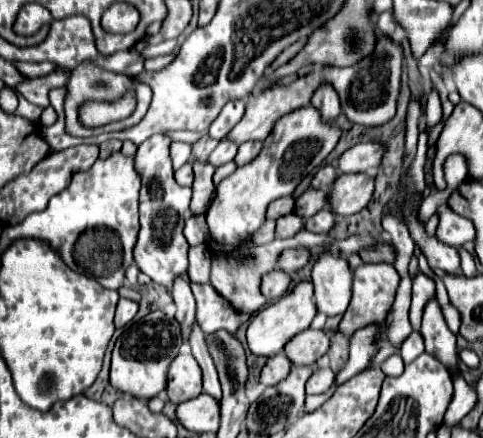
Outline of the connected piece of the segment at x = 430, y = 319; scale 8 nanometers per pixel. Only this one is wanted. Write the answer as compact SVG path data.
M430 299L424 305L422 313L422 329L420 329L426 345L426 353L440 359L446 367L456 369L458 351L456 351L456 335L448 329L438 299Z

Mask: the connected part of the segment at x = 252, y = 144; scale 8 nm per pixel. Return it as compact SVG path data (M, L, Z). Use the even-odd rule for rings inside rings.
M246 141L238 147L238 153L236 153L236 165L246 165L250 163L262 149L262 143L260 141Z

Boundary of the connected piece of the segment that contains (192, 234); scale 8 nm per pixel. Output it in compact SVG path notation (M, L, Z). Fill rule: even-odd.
M196 215L196 217L188 219L186 227L184 227L184 235L186 235L190 245L204 245L204 243L208 243L208 225L206 225L204 217Z

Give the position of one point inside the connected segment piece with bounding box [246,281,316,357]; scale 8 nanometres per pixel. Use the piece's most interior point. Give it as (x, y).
(272, 327)

